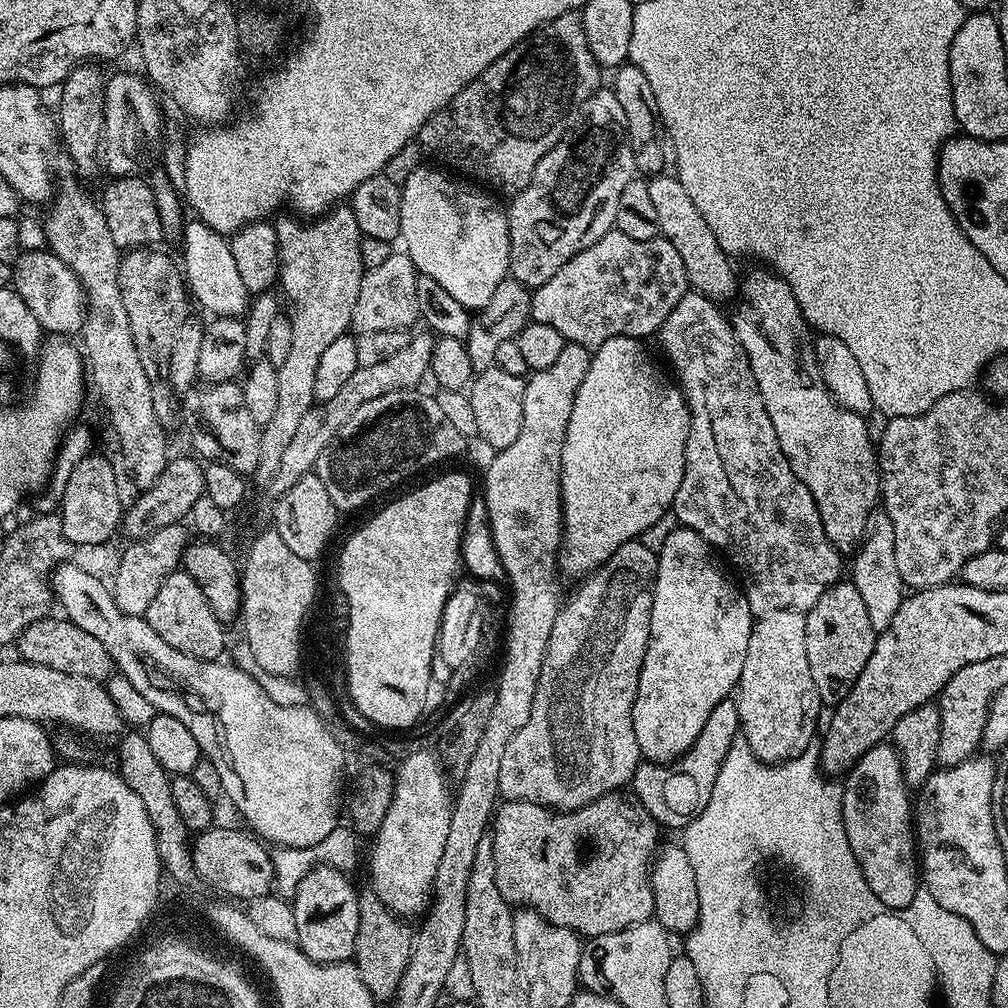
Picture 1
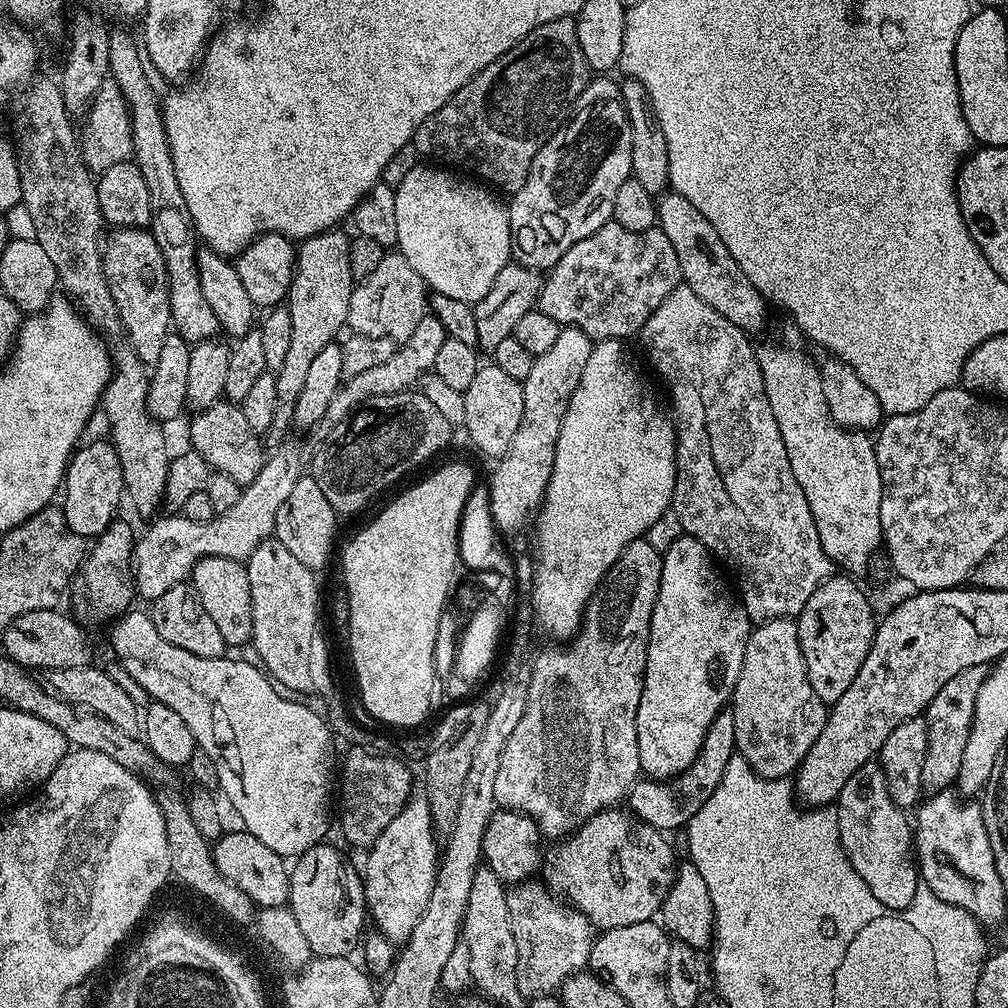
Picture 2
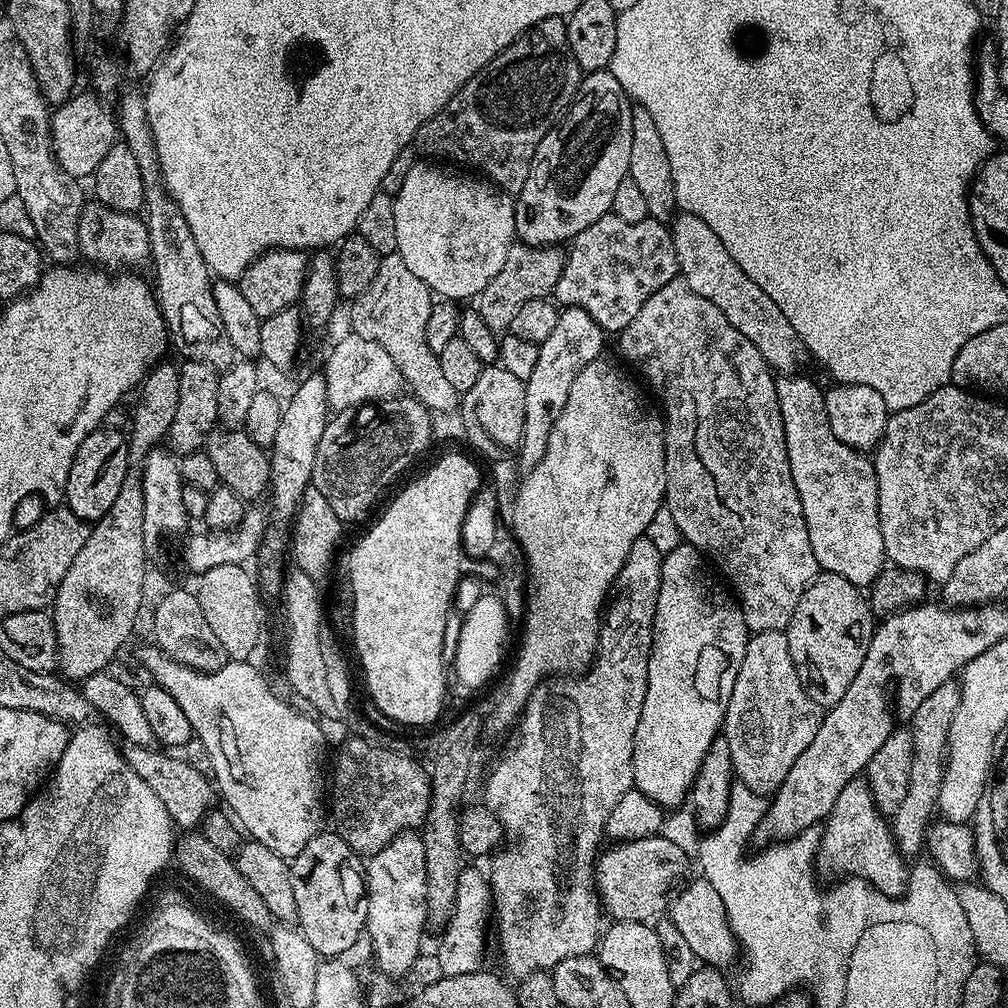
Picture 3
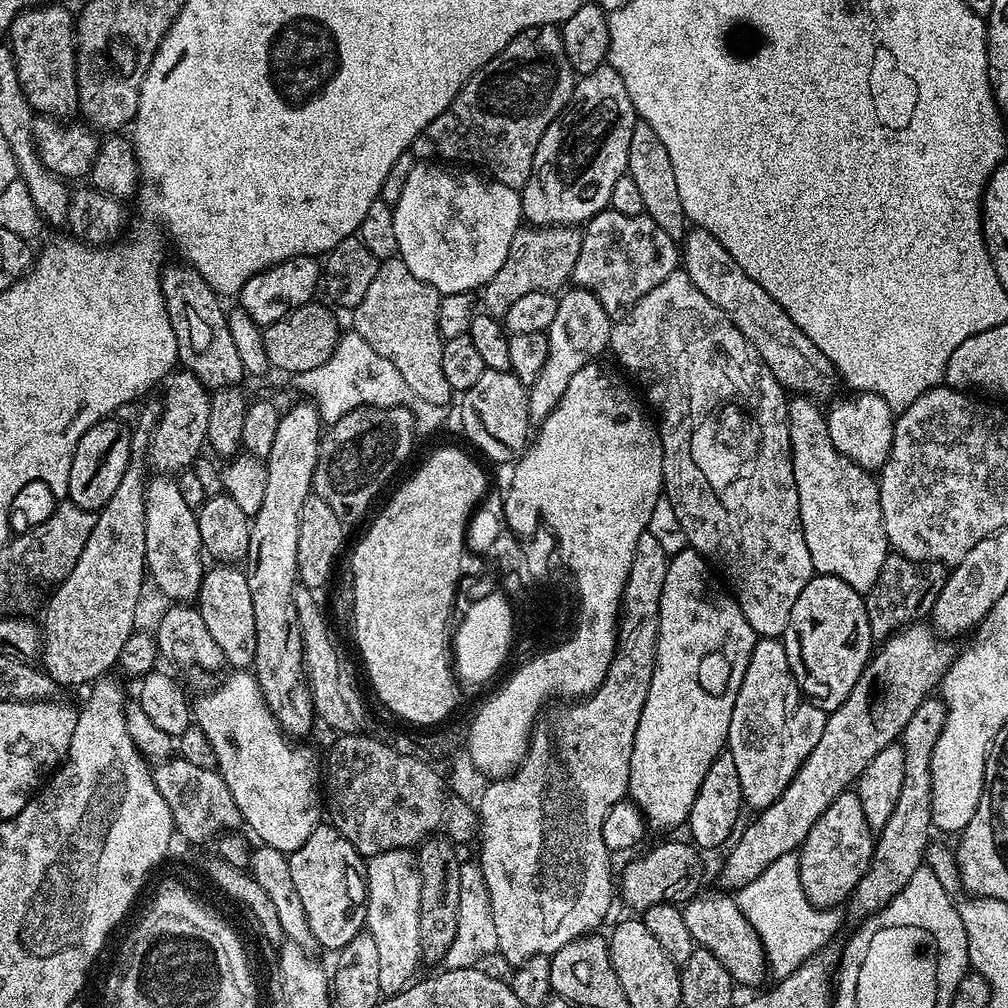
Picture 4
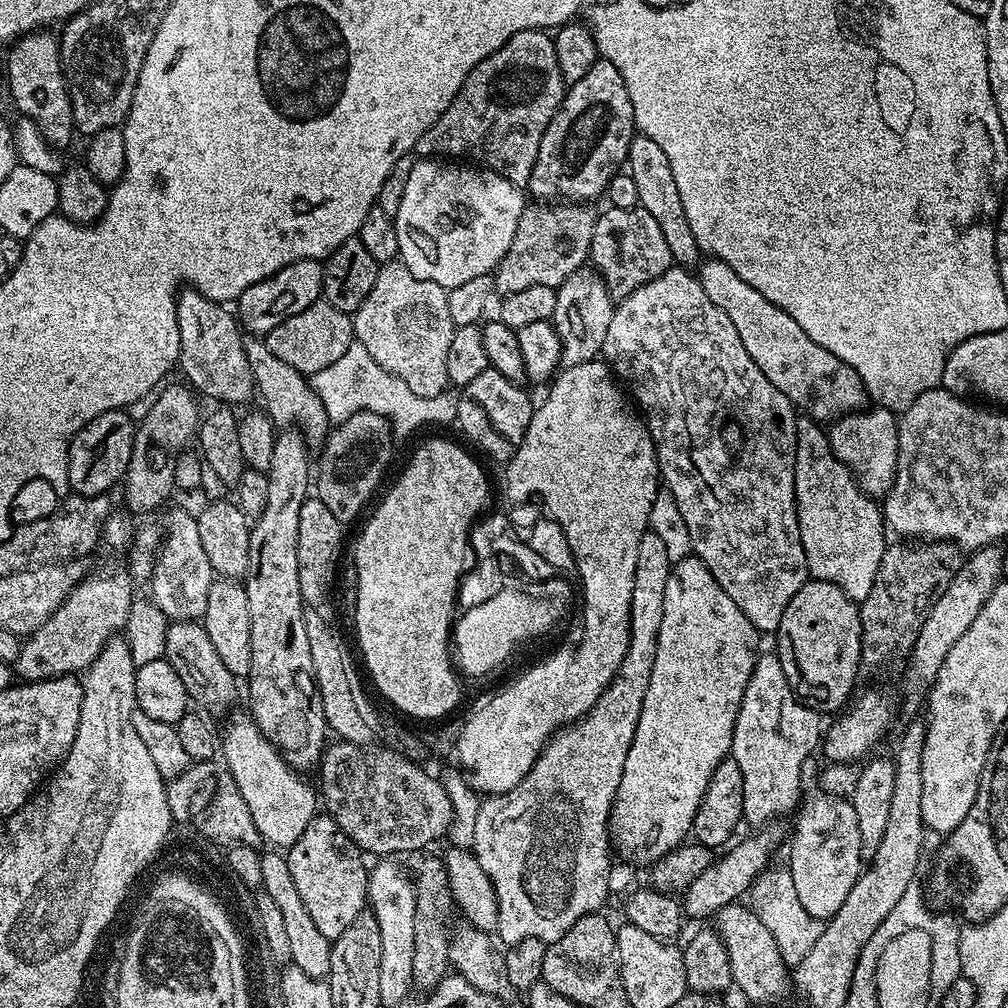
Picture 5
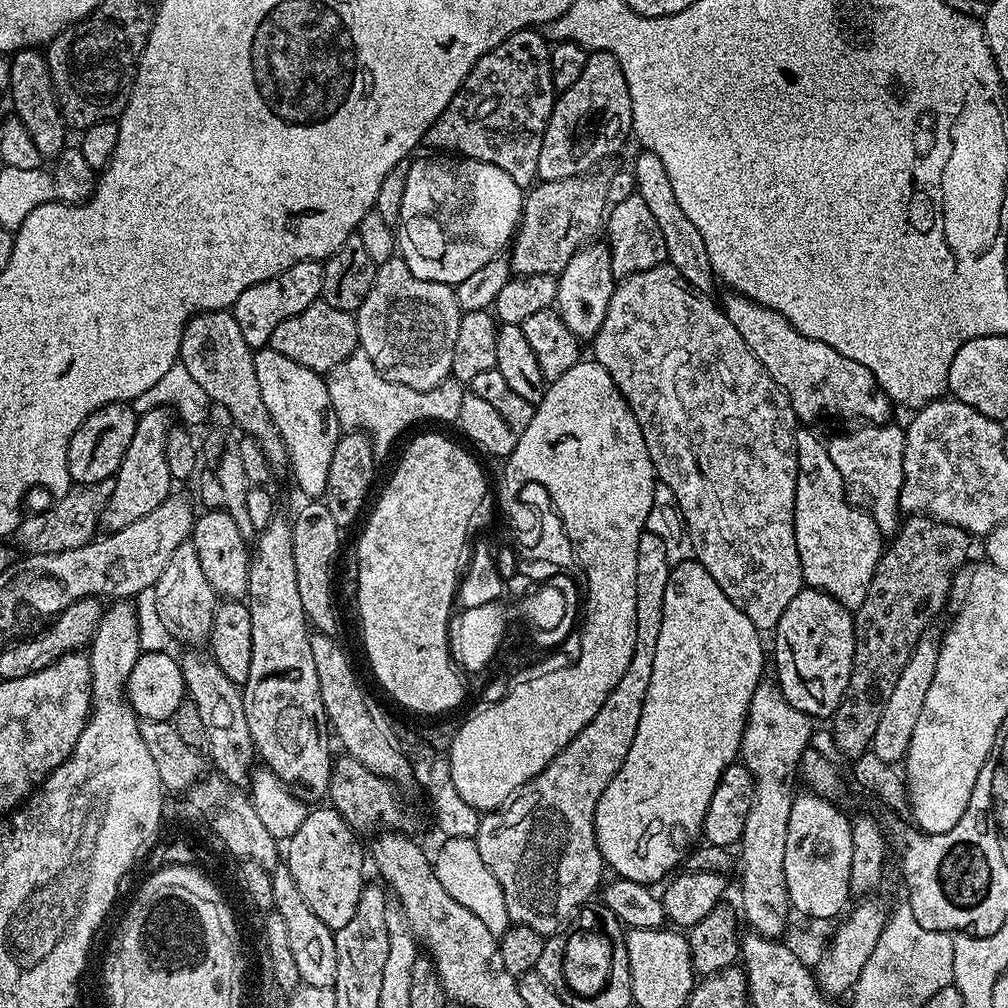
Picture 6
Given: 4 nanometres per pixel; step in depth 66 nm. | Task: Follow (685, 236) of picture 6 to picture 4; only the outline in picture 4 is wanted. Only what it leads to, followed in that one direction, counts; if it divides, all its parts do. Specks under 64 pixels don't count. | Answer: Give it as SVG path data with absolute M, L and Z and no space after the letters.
M637 122L634 134L630 134L630 154L628 155L628 171L630 178L638 186L642 194L644 215L649 216L670 238L677 242L683 241L686 235L686 221L682 210L682 198L678 194L678 182L674 178L674 165L670 162L670 154L666 154L666 146L662 146L658 134L649 124Z

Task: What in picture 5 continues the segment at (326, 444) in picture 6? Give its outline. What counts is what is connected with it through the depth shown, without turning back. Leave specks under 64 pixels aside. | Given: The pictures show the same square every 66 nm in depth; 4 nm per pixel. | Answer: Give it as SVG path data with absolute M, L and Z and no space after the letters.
M248 338L244 341L246 358L250 362L250 370L254 374L254 382L259 399L264 399L263 411L277 426L291 426L304 433L309 441L324 442L328 439L330 421L318 394L303 372L294 370L294 366L286 366L279 358L274 358L265 346L263 339Z

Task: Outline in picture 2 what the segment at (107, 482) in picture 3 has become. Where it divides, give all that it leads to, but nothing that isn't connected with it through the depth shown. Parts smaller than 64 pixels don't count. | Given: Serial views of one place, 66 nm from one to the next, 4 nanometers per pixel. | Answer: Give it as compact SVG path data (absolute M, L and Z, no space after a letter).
M107 439L92 445L80 444L68 461L68 470L64 474L62 485L62 507L64 517L74 530L74 534L85 538L97 538L117 519L120 508L120 495L125 495L122 462L116 448Z

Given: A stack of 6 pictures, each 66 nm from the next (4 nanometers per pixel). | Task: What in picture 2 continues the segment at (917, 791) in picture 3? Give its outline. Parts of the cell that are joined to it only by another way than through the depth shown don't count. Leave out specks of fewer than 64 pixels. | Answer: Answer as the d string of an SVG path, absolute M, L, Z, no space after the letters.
M975 664L962 674L954 674L938 694L929 702L922 715L928 727L928 745L926 746L926 762L922 762L921 789L925 793L942 792L951 789L960 779L962 753L966 751L966 738L970 738L970 726L974 722L974 702L978 698L978 690L986 675L983 664Z

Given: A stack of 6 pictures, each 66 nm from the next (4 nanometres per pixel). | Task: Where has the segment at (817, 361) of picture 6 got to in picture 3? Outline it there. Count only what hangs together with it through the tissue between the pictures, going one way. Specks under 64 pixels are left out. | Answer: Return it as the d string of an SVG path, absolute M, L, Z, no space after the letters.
M680 212L671 221L670 231L674 242L674 254L679 275L694 290L694 294L702 294L706 302L714 302L722 314L726 314L726 322L738 330L754 346L758 346L758 354L768 367L776 374L796 374L807 360L810 360L810 349L804 341L796 336L796 326L788 321L788 316L782 314L780 307L774 303L774 298L766 294L763 284L748 273L748 269L740 265L739 260L732 257L732 252L722 246L722 238L689 212Z

